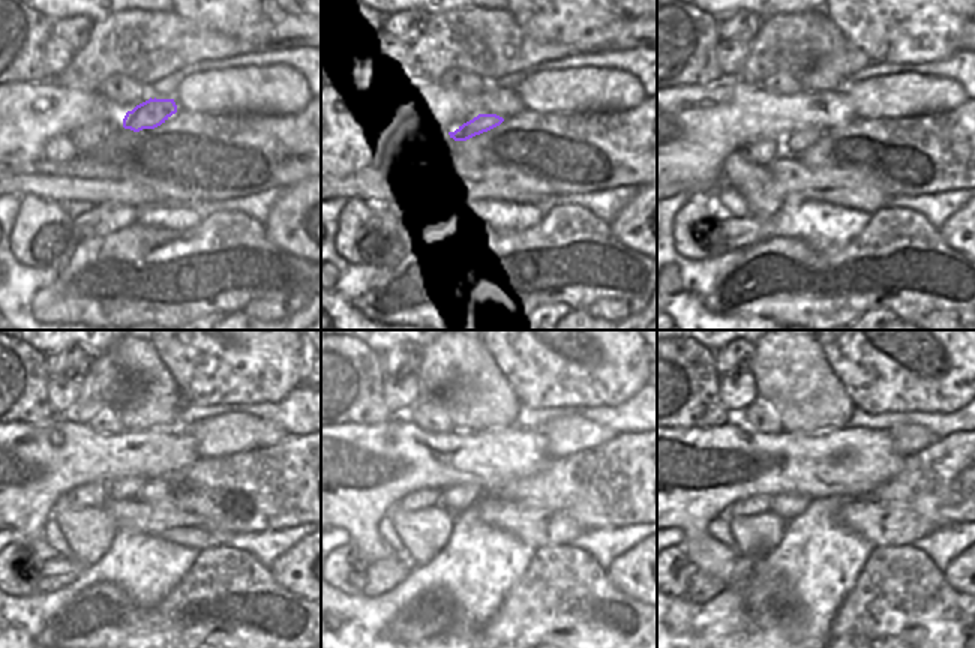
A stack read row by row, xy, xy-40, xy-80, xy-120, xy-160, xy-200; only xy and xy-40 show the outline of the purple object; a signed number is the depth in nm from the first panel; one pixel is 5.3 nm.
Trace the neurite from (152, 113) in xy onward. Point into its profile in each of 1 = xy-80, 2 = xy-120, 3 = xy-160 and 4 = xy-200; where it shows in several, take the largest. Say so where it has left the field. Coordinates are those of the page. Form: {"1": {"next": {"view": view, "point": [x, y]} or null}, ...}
{"1": {"next": {"view": "xy-80", "point": [795, 143]}}, "2": {"next": {"view": "xy-120", "point": [128, 488]}}, "3": {"next": {"view": "xy-160", "point": [455, 500]}}, "4": {"next": {"view": "xy-200", "point": [789, 506]}}}

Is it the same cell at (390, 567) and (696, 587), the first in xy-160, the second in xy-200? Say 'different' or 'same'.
same

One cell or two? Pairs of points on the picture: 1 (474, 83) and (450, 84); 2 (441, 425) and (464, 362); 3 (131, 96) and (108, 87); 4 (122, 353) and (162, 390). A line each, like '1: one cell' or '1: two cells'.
1: one cell
2: two cells
3: one cell
4: one cell

